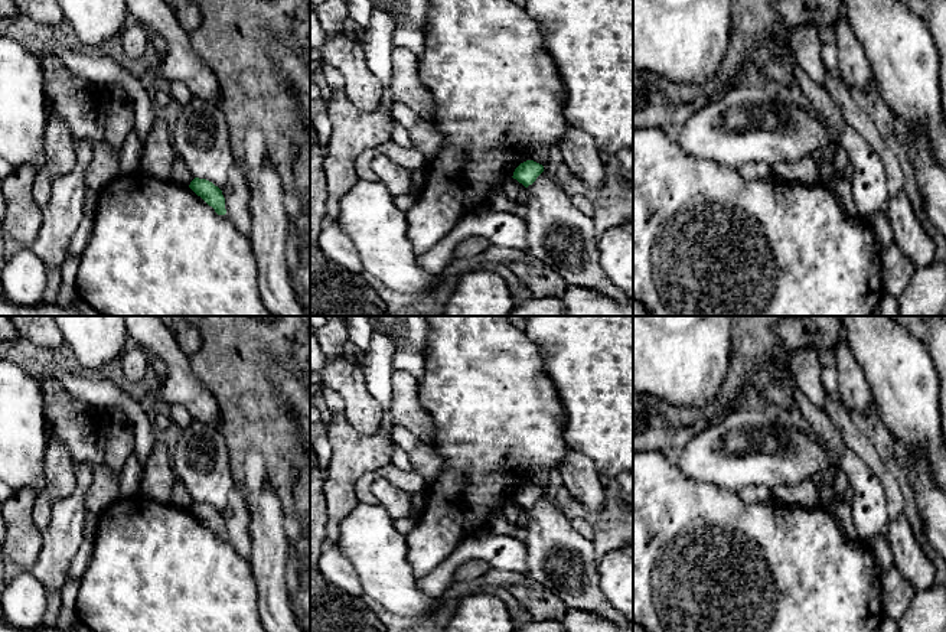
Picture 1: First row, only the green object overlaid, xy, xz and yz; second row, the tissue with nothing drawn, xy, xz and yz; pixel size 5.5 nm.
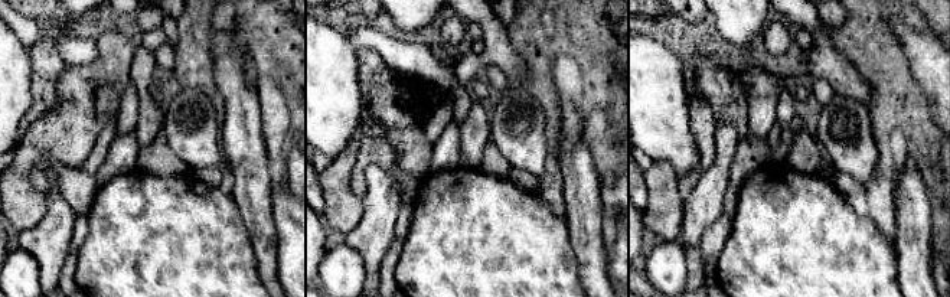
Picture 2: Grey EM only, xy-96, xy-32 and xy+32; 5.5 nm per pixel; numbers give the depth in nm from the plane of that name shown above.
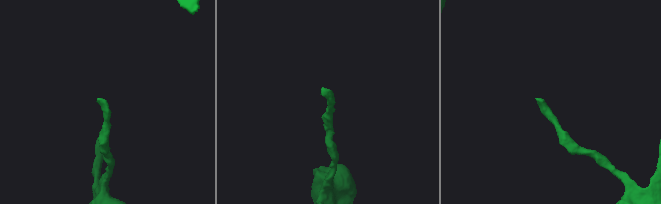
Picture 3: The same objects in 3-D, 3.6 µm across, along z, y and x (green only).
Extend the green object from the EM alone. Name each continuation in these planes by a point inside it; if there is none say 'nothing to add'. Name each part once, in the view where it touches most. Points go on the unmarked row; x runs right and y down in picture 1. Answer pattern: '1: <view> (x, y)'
nothing to add

